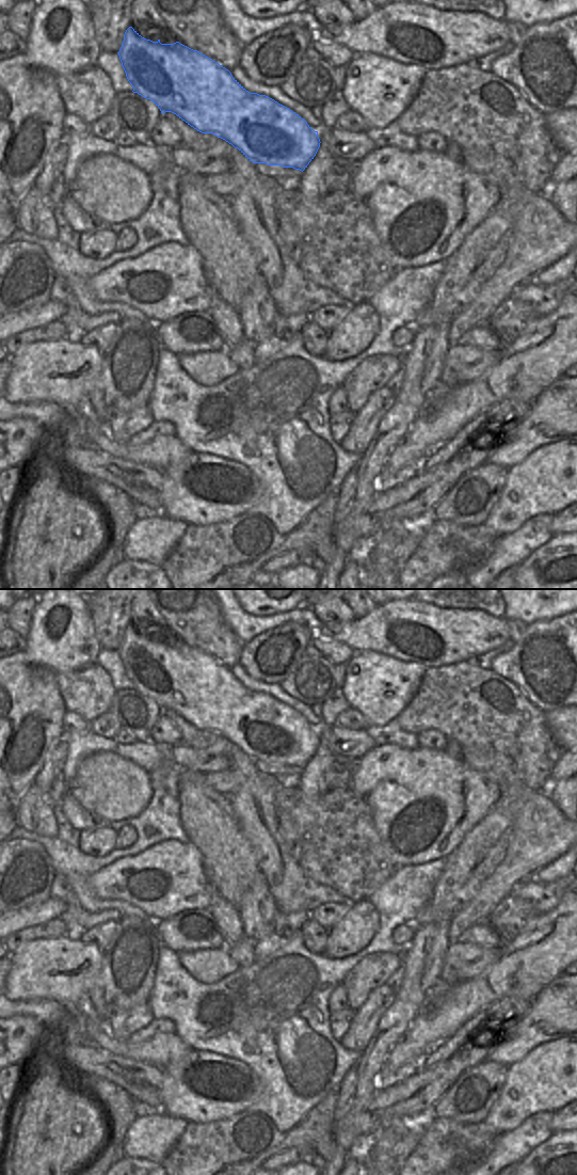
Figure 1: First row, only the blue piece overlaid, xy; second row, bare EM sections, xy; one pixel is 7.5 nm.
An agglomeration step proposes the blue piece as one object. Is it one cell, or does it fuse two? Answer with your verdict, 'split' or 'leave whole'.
leave whole

